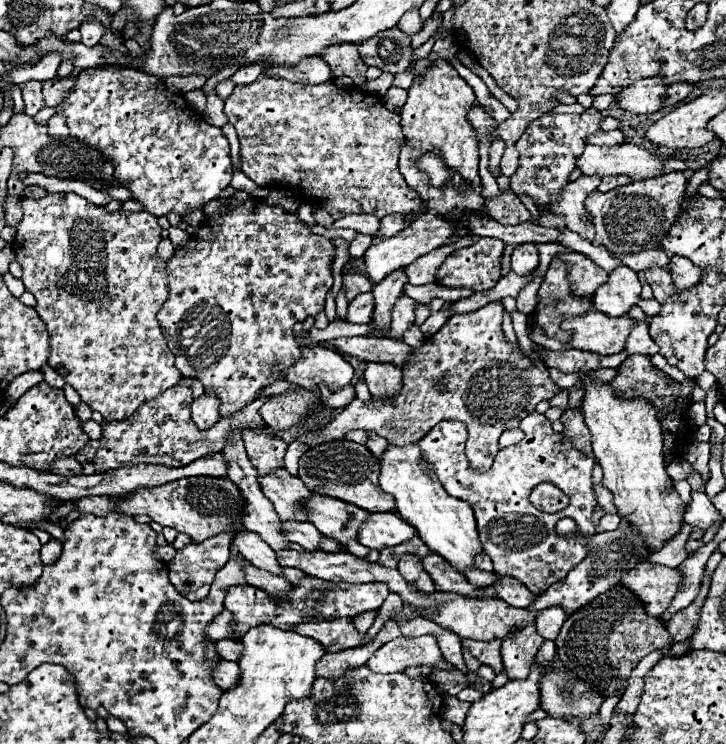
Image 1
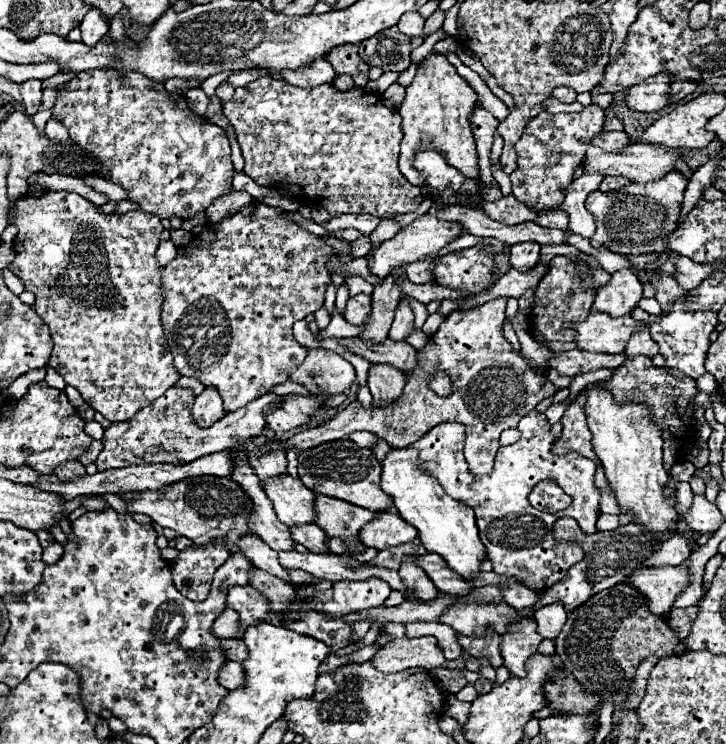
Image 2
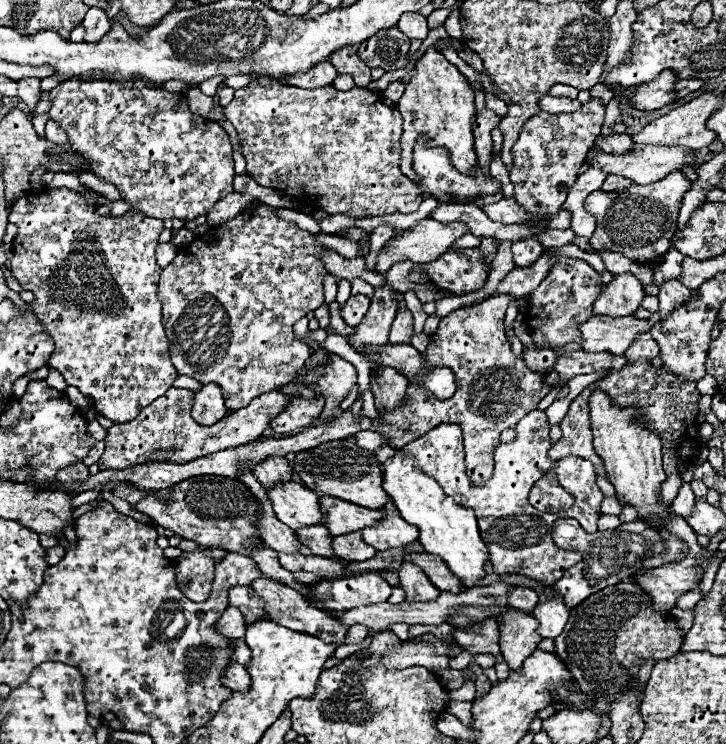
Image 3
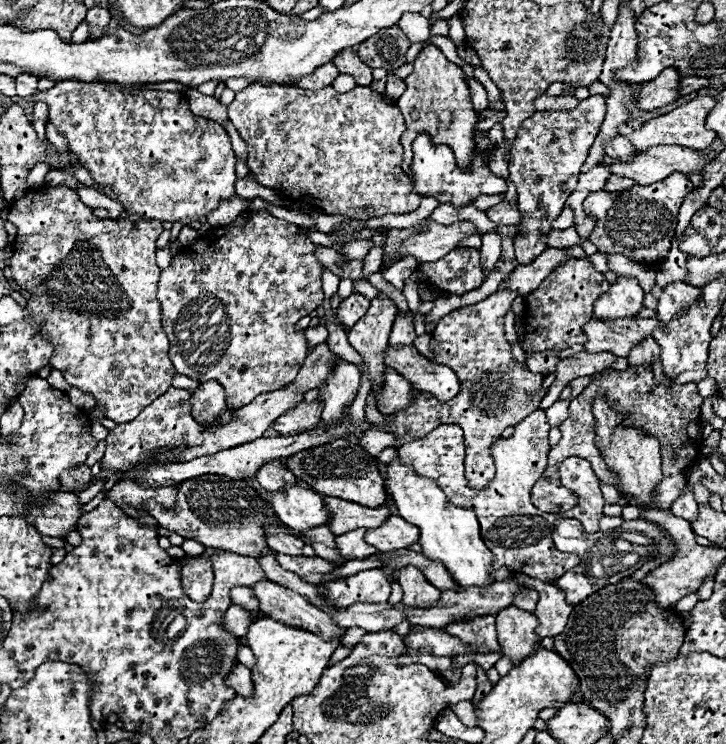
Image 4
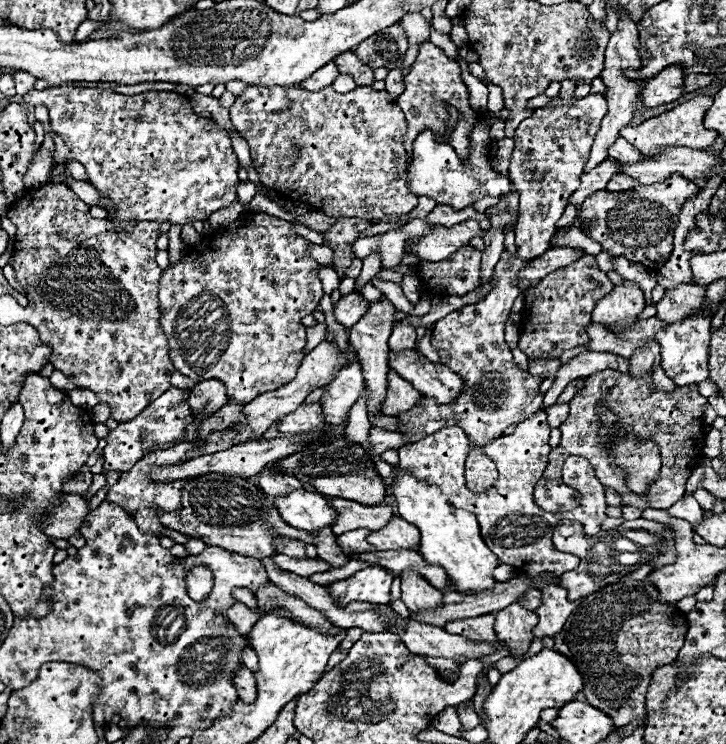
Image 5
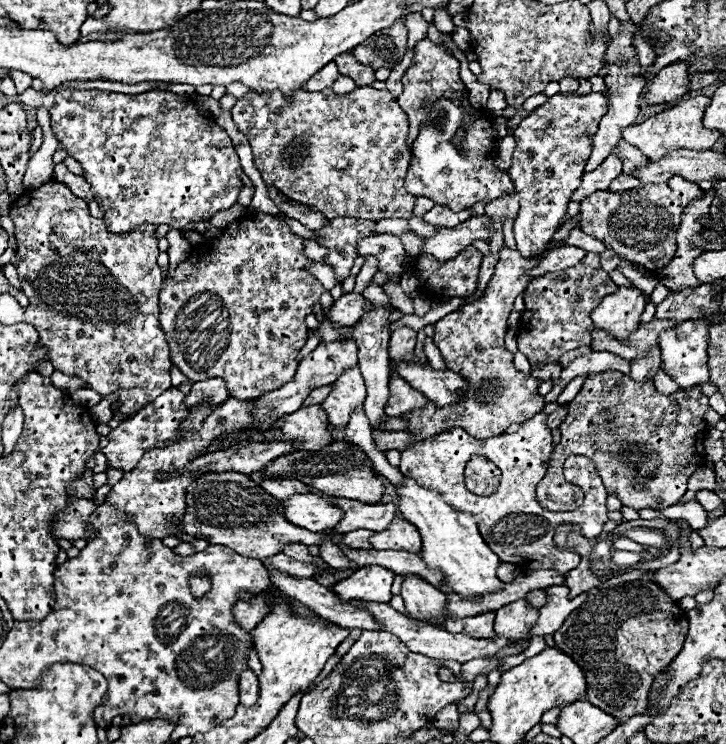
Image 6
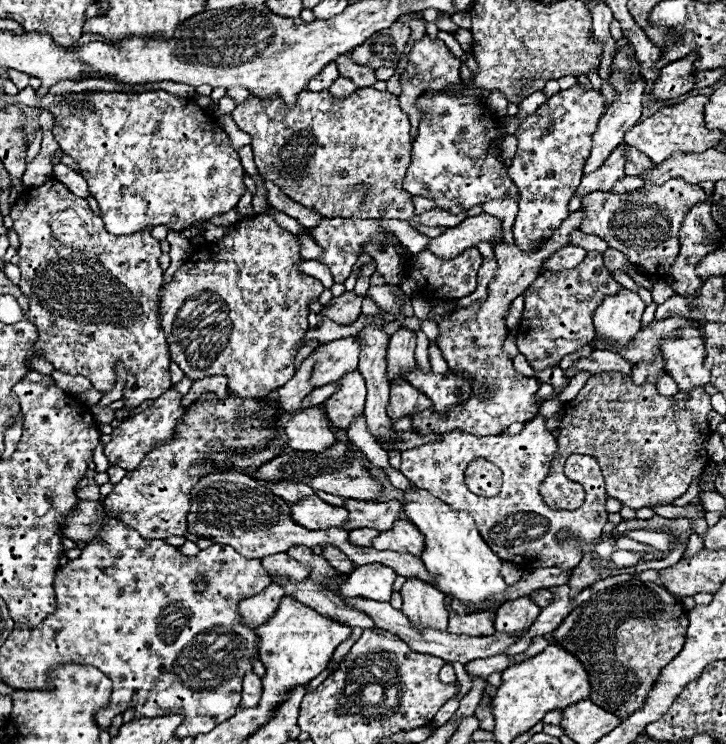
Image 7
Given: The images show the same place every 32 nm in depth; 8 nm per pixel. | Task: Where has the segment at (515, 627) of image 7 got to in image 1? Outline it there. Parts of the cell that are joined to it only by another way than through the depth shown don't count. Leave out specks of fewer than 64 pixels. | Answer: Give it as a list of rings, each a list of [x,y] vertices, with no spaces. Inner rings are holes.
[[[526,624],[524,628],[518,628],[518,632],[512,632],[506,640],[502,640],[502,660],[510,680],[528,676],[528,668],[542,642],[544,638],[536,632],[536,624]]]

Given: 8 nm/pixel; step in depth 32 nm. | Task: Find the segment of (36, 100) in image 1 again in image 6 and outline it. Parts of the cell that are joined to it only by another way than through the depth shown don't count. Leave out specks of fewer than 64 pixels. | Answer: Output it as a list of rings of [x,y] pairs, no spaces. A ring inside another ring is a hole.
[[[10,70],[10,78],[14,80],[18,92],[24,92],[32,84],[32,76],[30,74],[24,74],[24,72],[18,72],[18,70]]]

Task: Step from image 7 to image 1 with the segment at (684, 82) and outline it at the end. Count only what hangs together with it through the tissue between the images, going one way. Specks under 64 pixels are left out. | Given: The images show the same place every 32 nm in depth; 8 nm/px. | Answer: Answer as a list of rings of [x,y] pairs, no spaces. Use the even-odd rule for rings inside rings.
[[[660,76],[638,80],[636,84],[624,88],[620,92],[618,106],[622,106],[628,112],[634,112],[634,114],[658,112],[664,106],[666,88],[668,86],[664,84],[664,78],[660,78]]]

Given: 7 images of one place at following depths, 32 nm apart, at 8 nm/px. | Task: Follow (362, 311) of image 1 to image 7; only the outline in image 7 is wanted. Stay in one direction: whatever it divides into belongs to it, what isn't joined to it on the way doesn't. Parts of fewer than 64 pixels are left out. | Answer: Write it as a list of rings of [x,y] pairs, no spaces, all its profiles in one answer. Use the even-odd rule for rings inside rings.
[[[344,292],[342,296],[334,298],[330,306],[326,304],[320,316],[330,318],[338,324],[352,324],[362,314],[360,308],[362,308],[362,296],[356,296],[354,292]]]

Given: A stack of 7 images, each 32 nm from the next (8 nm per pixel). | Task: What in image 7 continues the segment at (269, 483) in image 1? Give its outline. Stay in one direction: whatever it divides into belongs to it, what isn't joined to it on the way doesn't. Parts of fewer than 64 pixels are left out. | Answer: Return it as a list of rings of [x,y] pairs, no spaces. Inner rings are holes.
[[[310,496],[292,504],[292,518],[304,528],[332,528],[342,526],[348,520],[348,512],[346,508],[320,500],[318,496]]]

